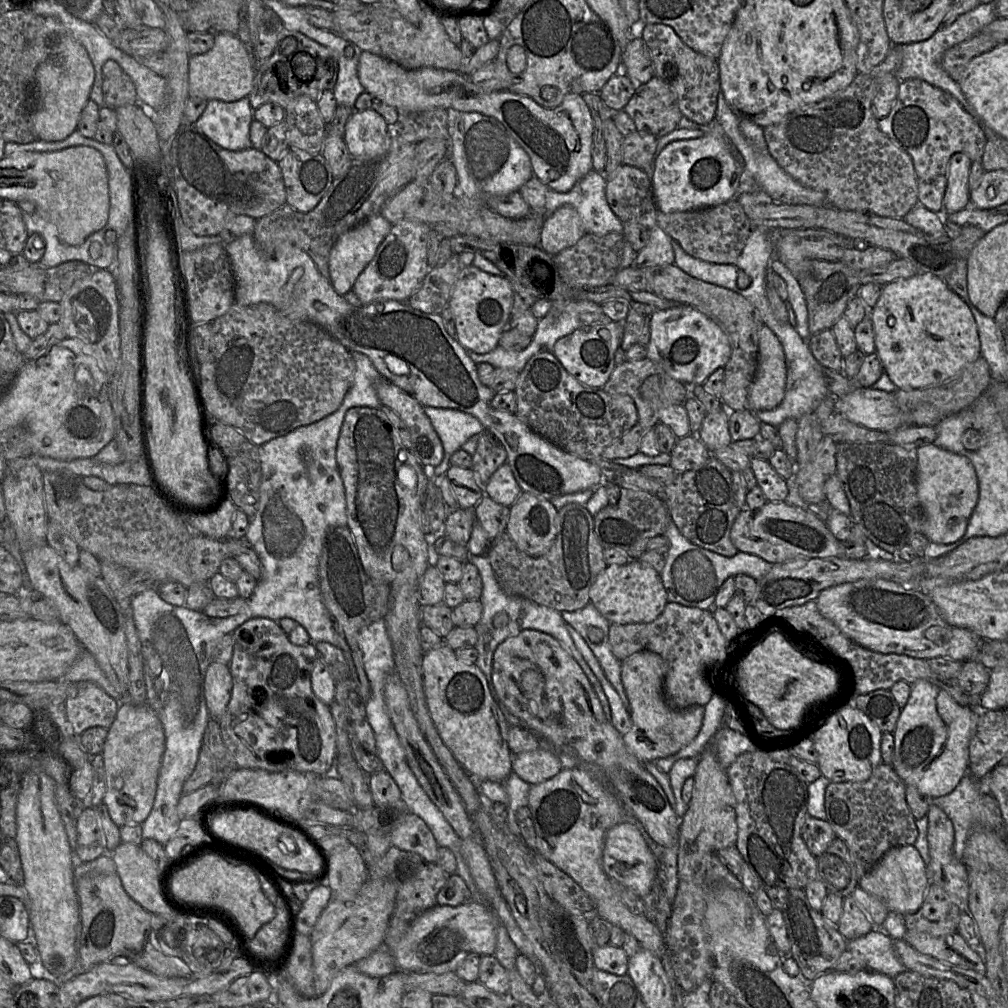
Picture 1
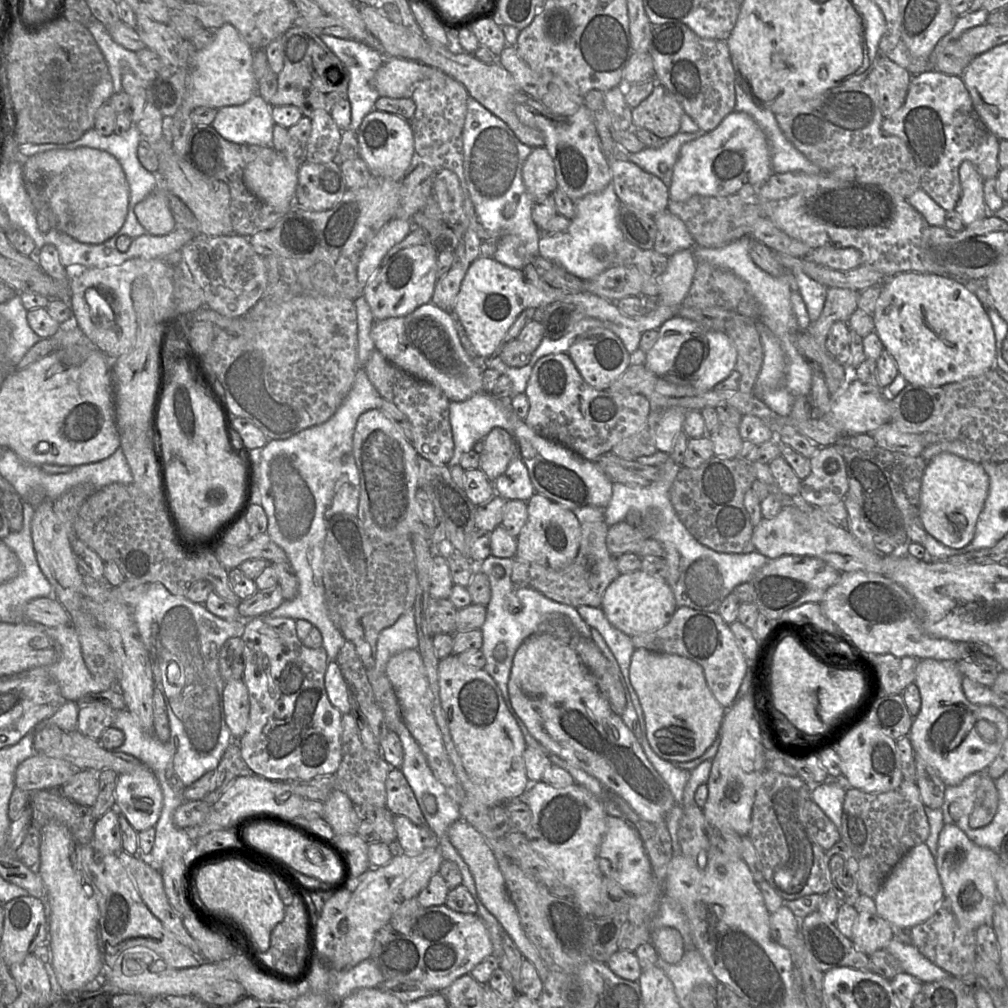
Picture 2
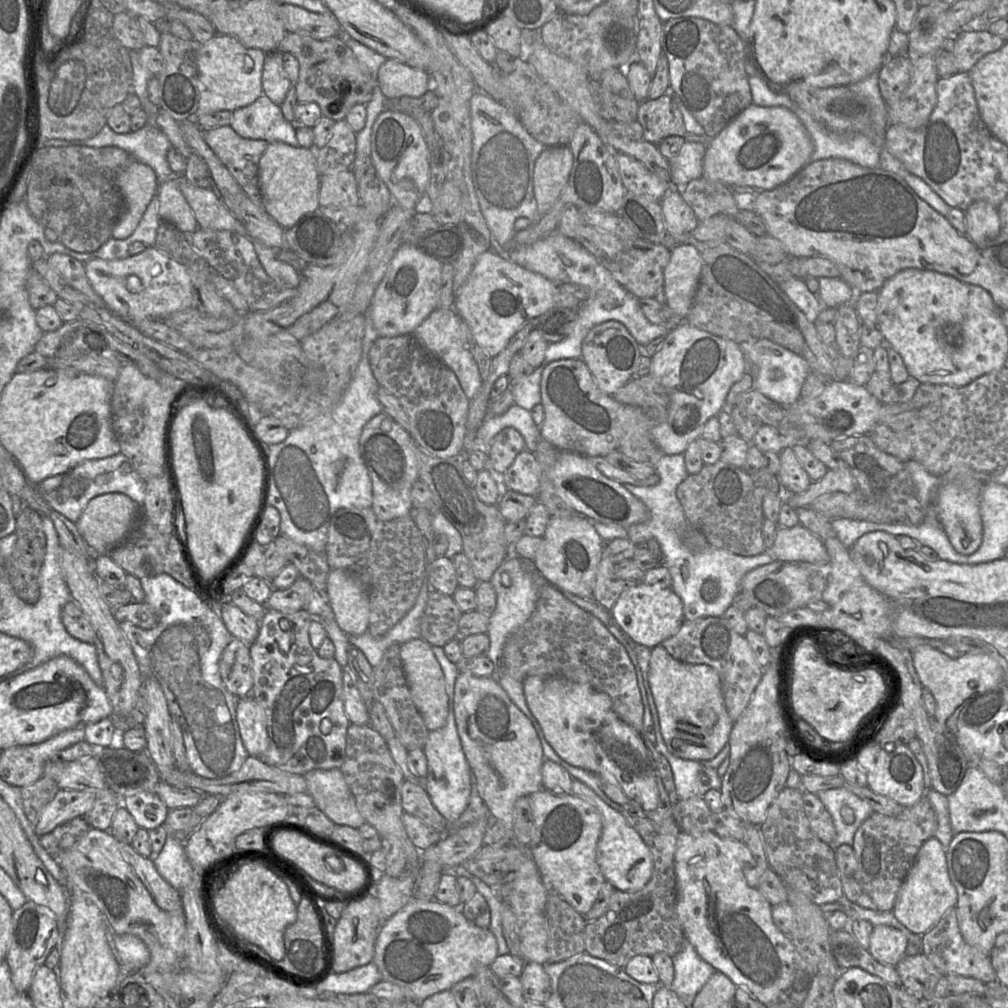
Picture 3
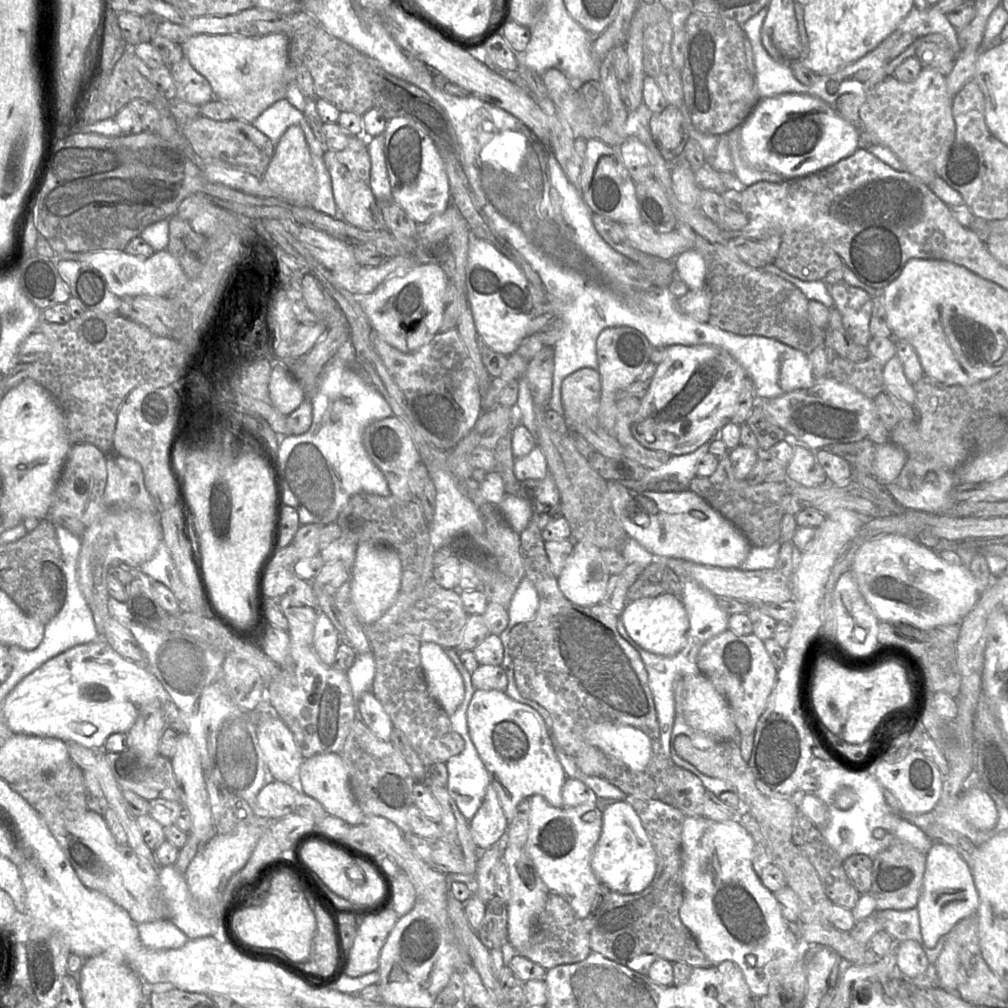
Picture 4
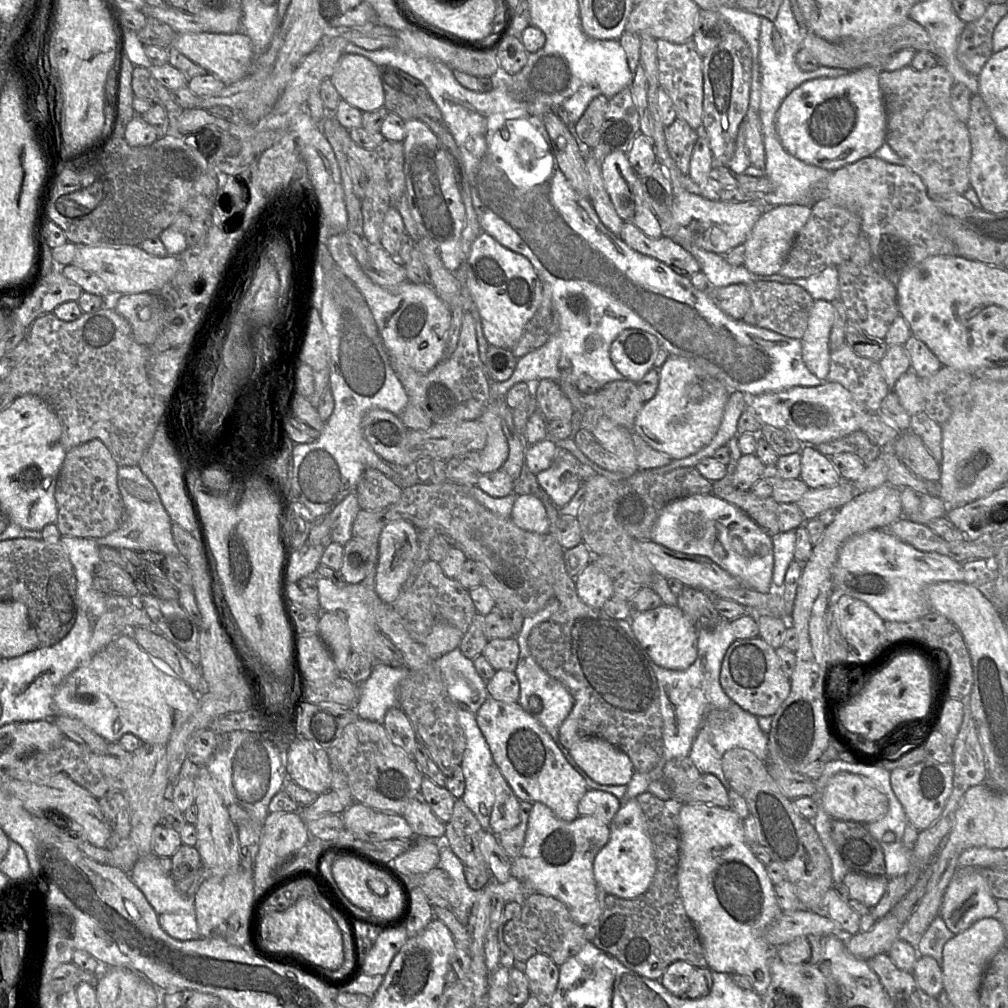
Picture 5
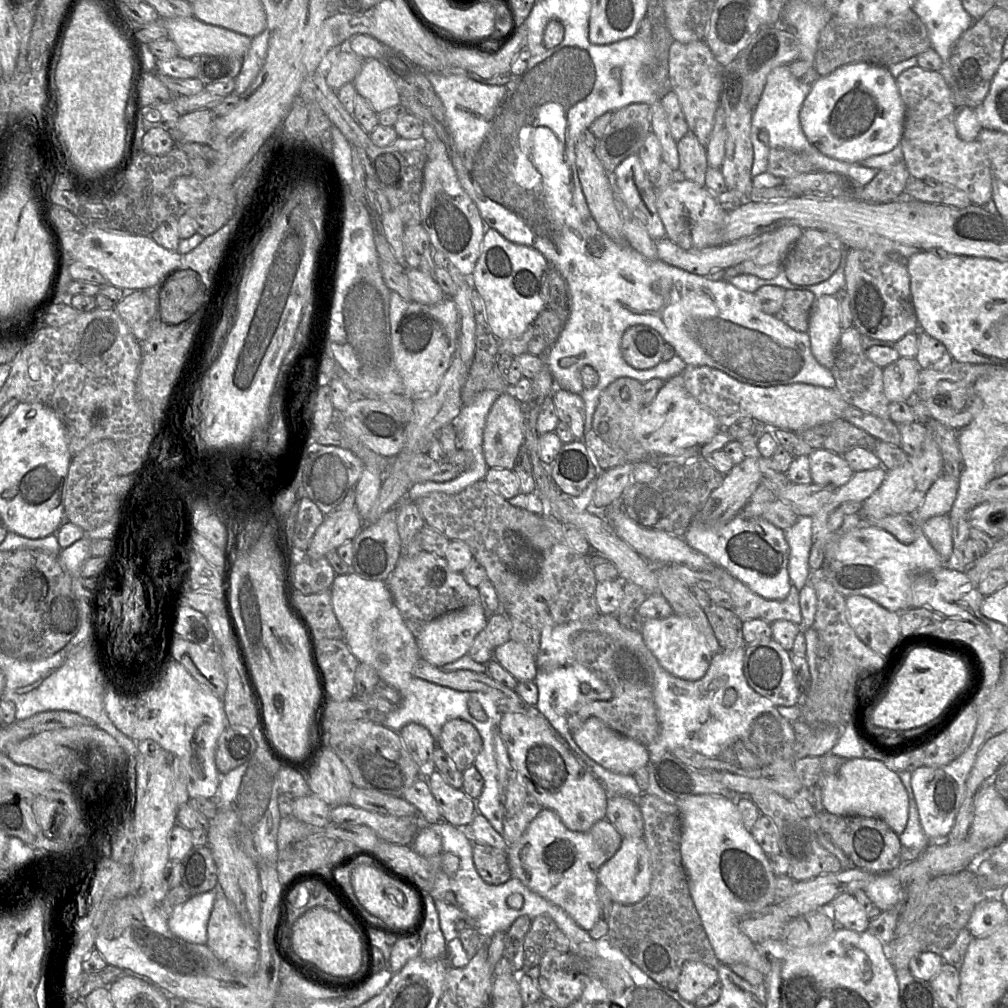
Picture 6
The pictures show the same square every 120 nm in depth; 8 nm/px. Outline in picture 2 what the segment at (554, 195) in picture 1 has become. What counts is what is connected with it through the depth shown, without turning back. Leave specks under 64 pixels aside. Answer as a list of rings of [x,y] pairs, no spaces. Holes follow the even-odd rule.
[[[608,185],[601,192],[576,200],[575,206],[576,214],[566,231],[541,236],[539,254],[586,281],[613,266],[617,247],[624,240],[618,225],[620,201],[612,185]]]

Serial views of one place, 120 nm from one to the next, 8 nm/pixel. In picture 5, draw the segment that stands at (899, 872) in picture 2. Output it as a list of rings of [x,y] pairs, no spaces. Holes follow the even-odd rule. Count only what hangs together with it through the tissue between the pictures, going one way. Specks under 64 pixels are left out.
[[[960,867],[944,892],[939,917],[954,934],[980,919],[997,916],[997,900],[978,868],[981,867]]]

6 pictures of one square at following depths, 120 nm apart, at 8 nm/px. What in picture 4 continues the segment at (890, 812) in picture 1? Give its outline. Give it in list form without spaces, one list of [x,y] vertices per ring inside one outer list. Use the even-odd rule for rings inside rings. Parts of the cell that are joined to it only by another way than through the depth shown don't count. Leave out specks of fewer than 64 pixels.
[[[898,843],[873,858],[872,885],[869,894],[876,901],[877,910],[903,911],[916,907],[922,891],[926,856],[914,847]]]

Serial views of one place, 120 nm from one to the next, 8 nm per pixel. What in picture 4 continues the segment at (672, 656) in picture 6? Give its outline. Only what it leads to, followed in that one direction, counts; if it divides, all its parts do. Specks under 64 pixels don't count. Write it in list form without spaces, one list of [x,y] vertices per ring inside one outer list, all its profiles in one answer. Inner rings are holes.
[[[666,592],[627,603],[618,619],[624,623],[630,637],[650,653],[670,657],[679,653],[686,645],[689,620],[679,596]]]

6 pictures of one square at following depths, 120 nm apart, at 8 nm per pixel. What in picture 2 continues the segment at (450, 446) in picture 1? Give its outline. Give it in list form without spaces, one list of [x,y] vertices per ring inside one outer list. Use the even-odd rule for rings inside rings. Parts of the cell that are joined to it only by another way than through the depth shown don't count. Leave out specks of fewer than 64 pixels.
[[[486,391],[472,396],[462,402],[451,402],[449,407],[449,419],[454,440],[454,452],[446,464],[453,467],[459,463],[463,454],[473,450],[474,445],[483,439],[494,428],[504,428],[513,433],[517,423],[524,421],[520,419],[510,404],[511,398],[498,398]]]

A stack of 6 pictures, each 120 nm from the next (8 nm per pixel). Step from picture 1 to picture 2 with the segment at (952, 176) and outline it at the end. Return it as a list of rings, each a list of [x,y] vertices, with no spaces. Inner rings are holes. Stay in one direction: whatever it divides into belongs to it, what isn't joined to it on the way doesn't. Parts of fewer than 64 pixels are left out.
[[[970,161],[959,166],[961,195],[954,211],[959,215],[964,227],[988,216],[983,194],[983,179]]]

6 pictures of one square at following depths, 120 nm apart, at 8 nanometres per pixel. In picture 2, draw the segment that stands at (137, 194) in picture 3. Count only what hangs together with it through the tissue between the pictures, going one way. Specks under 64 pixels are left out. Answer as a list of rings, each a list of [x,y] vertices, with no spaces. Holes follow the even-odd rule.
[[[87,147],[40,152],[25,159],[22,171],[25,188],[27,183],[43,186],[57,218],[57,229],[78,242],[102,243],[115,236],[122,228],[128,214],[129,186],[120,163],[108,152]]]

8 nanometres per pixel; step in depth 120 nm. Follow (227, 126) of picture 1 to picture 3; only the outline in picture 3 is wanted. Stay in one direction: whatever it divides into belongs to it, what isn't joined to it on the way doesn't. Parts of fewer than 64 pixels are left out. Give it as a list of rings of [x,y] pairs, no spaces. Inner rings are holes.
[[[265,95],[248,106],[234,110],[229,125],[243,138],[299,147],[296,128],[286,120],[281,107]]]

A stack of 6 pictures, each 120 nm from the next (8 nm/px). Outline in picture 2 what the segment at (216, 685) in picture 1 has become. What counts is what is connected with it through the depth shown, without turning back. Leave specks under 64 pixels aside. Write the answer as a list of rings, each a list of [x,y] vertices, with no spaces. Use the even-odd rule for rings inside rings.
[[[242,680],[225,681],[223,691],[225,721],[235,738],[241,737],[249,722],[249,693]]]

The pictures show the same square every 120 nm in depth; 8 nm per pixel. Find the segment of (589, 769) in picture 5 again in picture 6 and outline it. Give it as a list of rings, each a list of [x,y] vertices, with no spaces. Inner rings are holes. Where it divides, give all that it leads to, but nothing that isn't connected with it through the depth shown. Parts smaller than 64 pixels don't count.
[[[590,718],[576,732],[573,740],[593,761],[613,773],[634,775],[640,768],[648,766],[650,752],[647,747],[605,725],[597,718]]]

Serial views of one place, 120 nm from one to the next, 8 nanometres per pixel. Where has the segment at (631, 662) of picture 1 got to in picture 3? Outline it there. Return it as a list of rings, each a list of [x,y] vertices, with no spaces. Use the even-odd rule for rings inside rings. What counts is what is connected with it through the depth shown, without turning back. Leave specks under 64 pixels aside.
[[[661,645],[651,649],[648,684],[658,713],[660,731],[667,750],[686,760],[713,759],[727,744],[734,721],[728,714],[718,673],[704,664],[689,664],[670,655]]]

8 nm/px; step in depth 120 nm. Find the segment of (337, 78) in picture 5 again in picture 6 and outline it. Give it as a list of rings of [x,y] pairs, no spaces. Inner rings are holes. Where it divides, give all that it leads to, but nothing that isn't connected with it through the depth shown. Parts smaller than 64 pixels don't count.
[[[365,59],[352,84],[357,94],[367,99],[377,113],[400,104],[397,88],[378,59]]]

